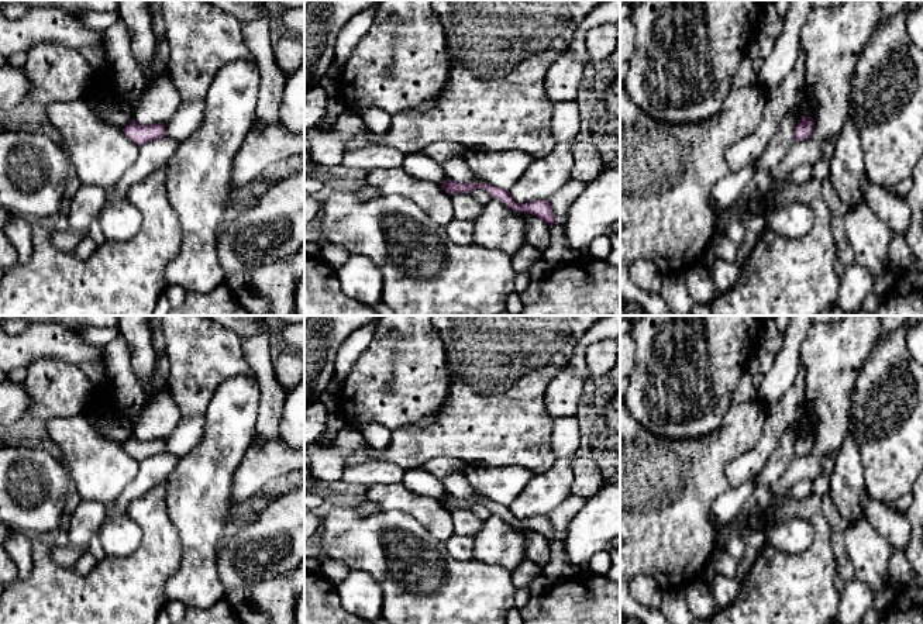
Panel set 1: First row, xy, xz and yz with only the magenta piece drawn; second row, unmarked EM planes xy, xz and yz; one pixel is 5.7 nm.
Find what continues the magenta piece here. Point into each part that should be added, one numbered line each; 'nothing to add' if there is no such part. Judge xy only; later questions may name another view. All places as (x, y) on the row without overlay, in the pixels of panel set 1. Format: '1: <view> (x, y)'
nothing to add

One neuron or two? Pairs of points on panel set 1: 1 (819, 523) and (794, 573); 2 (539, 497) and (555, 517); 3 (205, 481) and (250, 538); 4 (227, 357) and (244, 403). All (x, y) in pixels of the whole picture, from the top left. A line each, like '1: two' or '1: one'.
1: one
2: two
3: two
4: two

